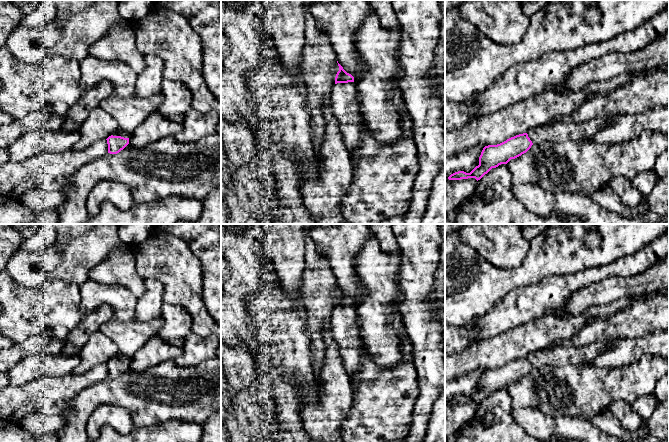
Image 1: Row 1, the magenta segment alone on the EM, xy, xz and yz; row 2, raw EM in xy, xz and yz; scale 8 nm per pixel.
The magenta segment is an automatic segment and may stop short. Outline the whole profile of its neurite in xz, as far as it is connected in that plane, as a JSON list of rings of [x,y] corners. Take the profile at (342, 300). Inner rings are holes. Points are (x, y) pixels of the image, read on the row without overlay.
[[[338,287],[339,295],[331,317],[334,340],[339,345],[343,367],[352,387],[356,385],[356,375],[360,370],[360,359],[364,351],[361,338],[361,323],[354,307],[354,301]]]

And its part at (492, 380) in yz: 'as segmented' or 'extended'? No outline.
extended

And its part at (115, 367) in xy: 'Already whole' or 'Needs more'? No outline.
Needs more

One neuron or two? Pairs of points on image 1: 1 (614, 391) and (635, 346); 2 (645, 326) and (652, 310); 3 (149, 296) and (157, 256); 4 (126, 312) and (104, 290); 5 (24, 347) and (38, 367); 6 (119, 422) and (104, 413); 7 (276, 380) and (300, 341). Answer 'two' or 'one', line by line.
1: two
2: one
3: two
4: one
5: two
6: one
7: one

